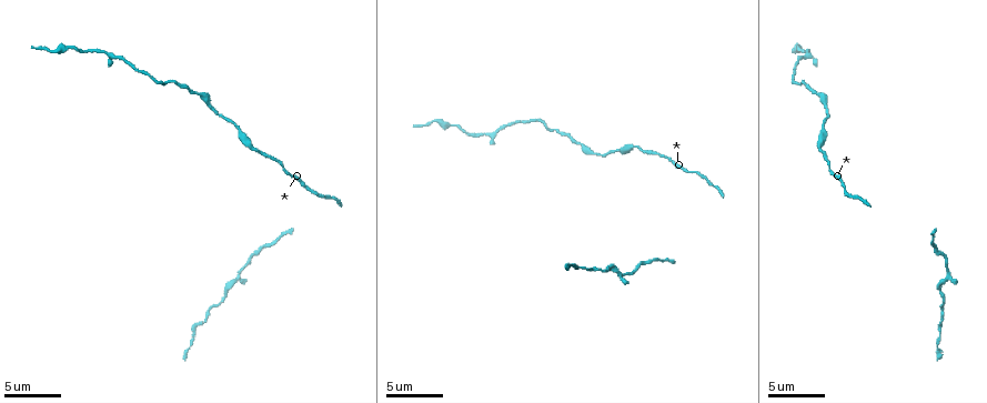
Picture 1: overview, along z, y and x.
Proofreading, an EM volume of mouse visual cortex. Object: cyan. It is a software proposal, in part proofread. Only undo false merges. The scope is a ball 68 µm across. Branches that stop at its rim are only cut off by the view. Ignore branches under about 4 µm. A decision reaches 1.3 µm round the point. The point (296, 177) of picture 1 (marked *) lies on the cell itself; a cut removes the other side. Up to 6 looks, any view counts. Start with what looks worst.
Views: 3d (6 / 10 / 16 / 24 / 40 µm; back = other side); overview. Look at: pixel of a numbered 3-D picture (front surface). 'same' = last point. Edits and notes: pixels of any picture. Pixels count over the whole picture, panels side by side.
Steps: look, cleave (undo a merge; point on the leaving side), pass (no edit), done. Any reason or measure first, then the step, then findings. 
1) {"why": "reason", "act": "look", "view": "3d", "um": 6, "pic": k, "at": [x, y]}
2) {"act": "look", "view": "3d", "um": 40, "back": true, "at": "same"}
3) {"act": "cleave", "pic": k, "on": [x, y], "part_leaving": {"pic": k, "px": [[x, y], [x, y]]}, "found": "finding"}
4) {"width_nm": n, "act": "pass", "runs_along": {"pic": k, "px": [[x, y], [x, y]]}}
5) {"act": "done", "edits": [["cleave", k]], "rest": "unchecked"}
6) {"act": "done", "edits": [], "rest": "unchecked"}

{"why": "sudden change in width", "act": "look", "view": "3d", "um": 10, "pic": 1, "at": [196, 93]}

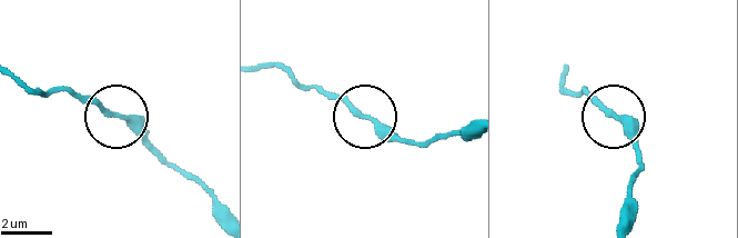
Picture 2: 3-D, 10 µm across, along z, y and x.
{"act": "pass", "runs_along": {"pic": 2, "px": [[221, 206], [131, 124], [107, 115], [70, 87]]}, "found": "one cell here"}

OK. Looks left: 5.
{"why": "thick turns thin", "act": "look", "view": "3d", "um": 16, "pic": 1, "at": [820, 132]}

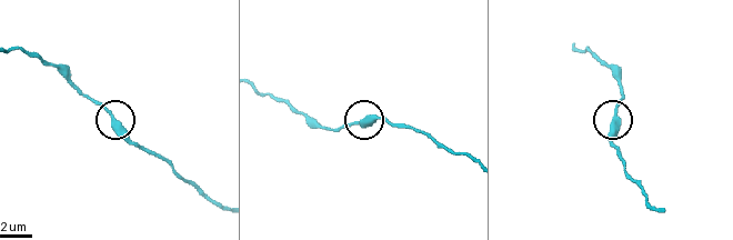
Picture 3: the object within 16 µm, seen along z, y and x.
{"width_nm": 340, "act": "pass", "found": "continuous, no second cell"}

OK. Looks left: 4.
{"why": "sudden change in width", "act": "look", "view": "3d", "um": 10, "pic": 1, "at": [806, 50]}

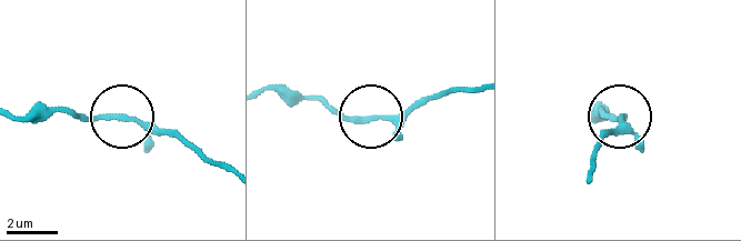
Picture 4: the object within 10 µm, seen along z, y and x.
{"act": "pass", "found": "one cell here"}

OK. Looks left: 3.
{"act": "done", "edits": [], "rest": "unchecked"}

